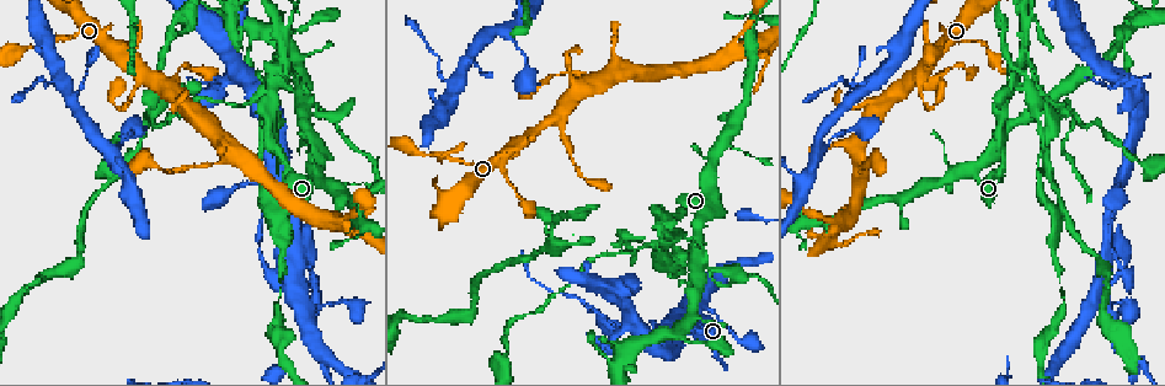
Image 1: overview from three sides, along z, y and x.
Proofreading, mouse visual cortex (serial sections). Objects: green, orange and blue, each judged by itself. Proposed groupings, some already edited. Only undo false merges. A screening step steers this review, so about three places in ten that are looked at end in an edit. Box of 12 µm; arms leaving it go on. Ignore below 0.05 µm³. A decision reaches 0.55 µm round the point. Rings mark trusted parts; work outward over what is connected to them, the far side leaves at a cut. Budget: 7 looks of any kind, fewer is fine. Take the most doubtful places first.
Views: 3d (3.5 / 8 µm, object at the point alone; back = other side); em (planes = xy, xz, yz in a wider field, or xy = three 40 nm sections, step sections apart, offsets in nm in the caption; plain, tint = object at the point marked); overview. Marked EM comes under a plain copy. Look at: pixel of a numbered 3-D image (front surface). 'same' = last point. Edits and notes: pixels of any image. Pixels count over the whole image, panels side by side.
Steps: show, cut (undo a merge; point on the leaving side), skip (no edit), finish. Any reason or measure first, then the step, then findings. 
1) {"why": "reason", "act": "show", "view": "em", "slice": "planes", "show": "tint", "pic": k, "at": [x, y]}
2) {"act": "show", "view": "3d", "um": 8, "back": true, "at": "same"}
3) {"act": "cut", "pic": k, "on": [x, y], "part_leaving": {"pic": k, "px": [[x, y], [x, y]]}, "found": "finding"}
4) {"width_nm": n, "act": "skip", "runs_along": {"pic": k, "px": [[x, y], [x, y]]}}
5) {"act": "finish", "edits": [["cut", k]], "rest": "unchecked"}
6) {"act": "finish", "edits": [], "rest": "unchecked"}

{"why": "thick turns thin", "act": "show", "view": "3d", "um": 3.5, "back": true, "pic": 1, "at": [629, 363]}

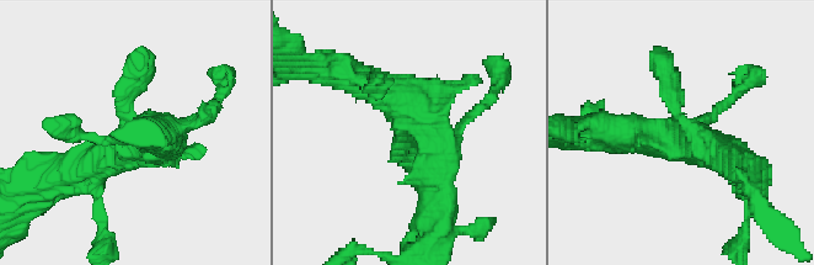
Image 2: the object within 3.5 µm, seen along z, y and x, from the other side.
{"why": "shape alone is not enough", "act": "show", "view": "em", "slice": "xy", "step": 2, "show": "tint", "pic": 2, "at": [405, 137]}

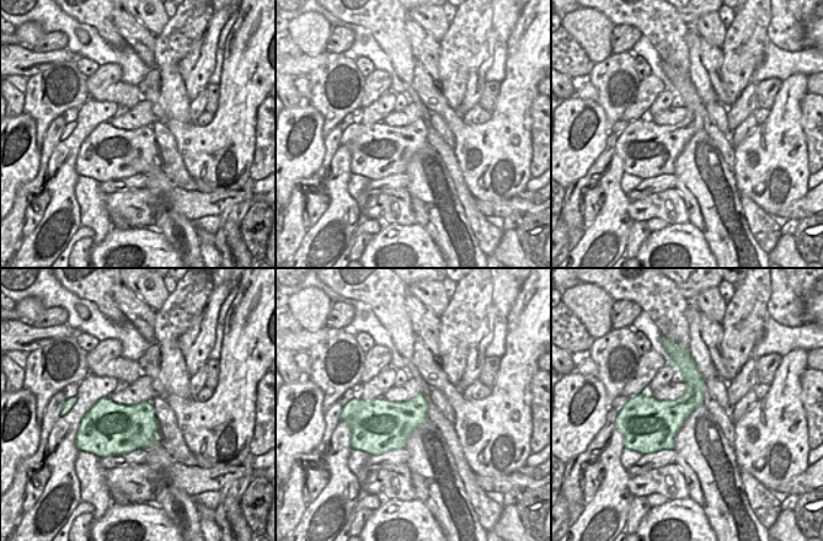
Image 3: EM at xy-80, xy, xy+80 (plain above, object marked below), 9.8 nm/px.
{"width_nm": 400, "act": "skip", "runs_along": {"pic": 2, "px": [[732, 157], [687, 131], [667, 81]]}, "found": "one cell here"}

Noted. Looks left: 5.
{"why": "three-way junction", "act": "show", "view": "3d", "um": 8, "back": true, "pic": 1, "at": [163, 83]}

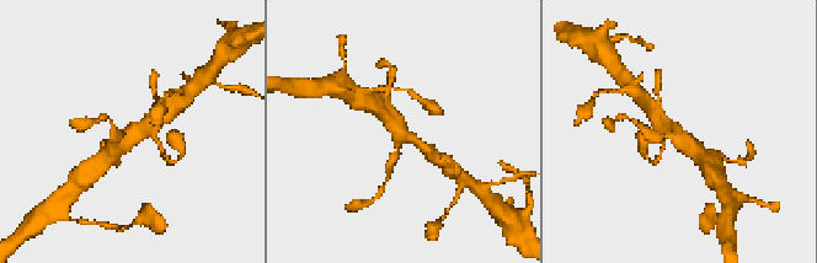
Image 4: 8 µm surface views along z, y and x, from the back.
{"act": "show", "view": "3d", "um": 3.5, "pic": 4, "at": [681, 137]}

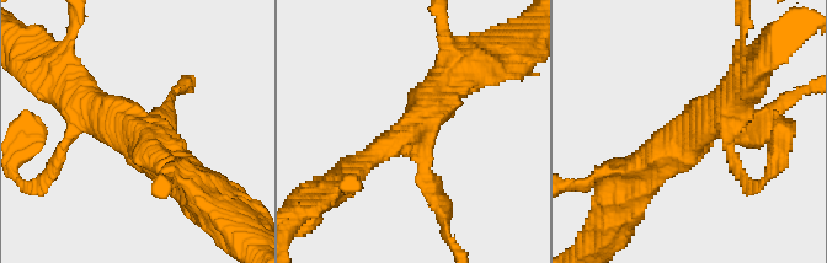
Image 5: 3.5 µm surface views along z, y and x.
{"arms": 3, "arm_widths_nm": [200, 350, 450], "act": "show", "view": "em", "slice": "xy", "step": 1, "show": "tint", "pic": 5, "at": [135, 128]}

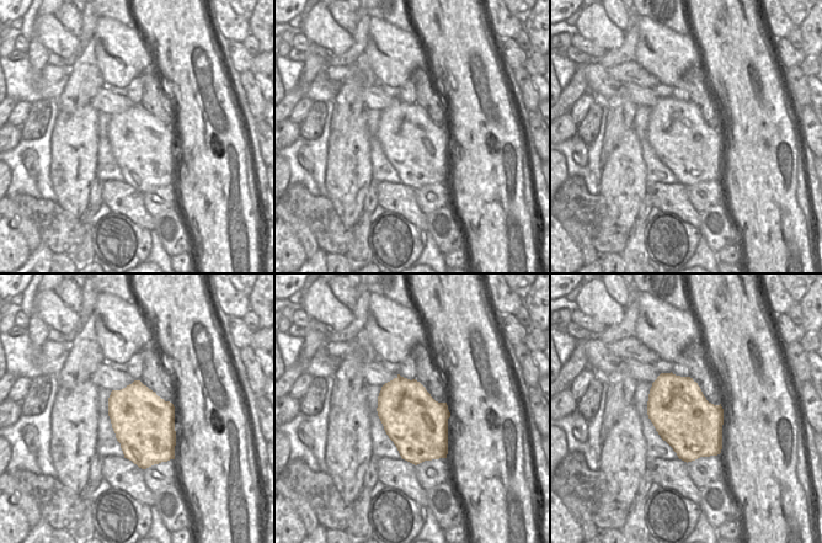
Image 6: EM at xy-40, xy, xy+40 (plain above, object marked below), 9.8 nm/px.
{"act": "skip", "runs_along": {"pic": 5, "px": [[346, 175], [410, 134], [455, 84]]}, "found": "continuous, no second cell"}

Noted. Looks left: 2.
{"act": "finish", "edits": [], "rest": "unchecked"}

